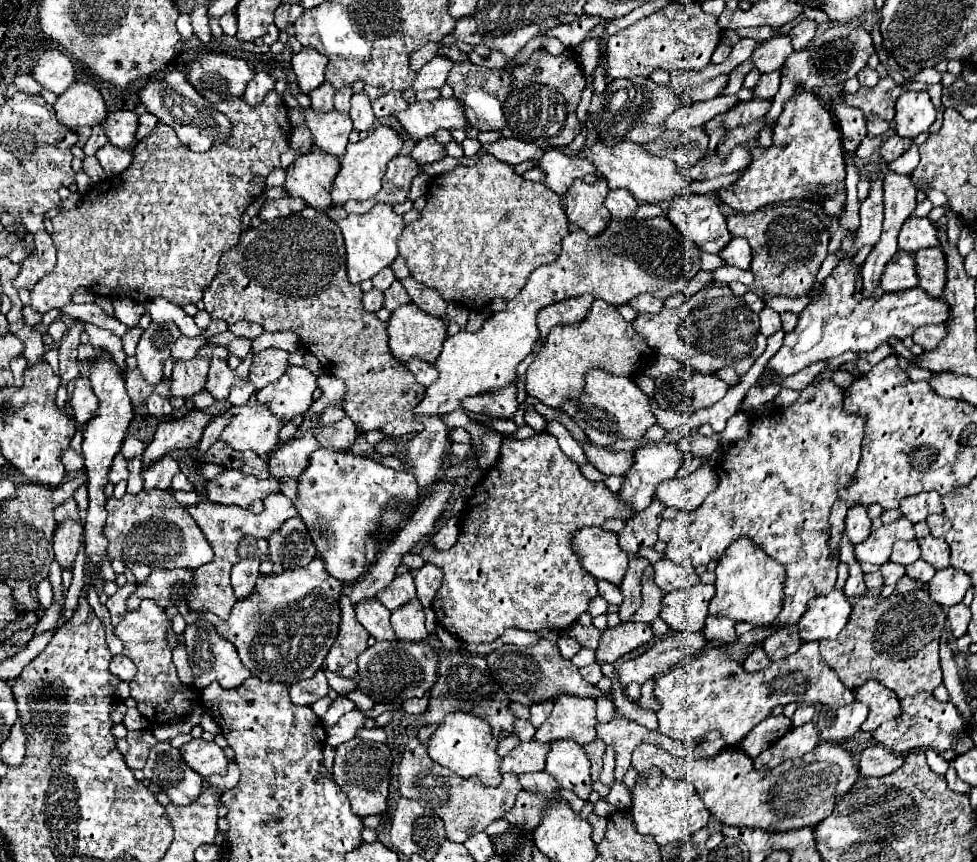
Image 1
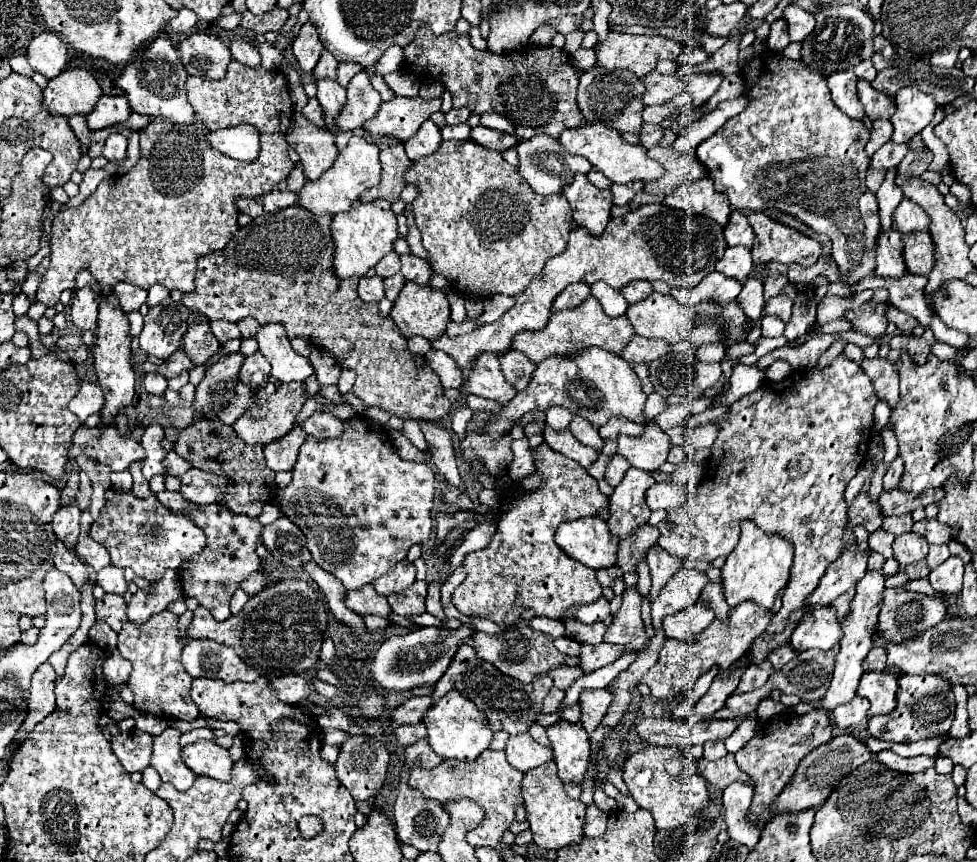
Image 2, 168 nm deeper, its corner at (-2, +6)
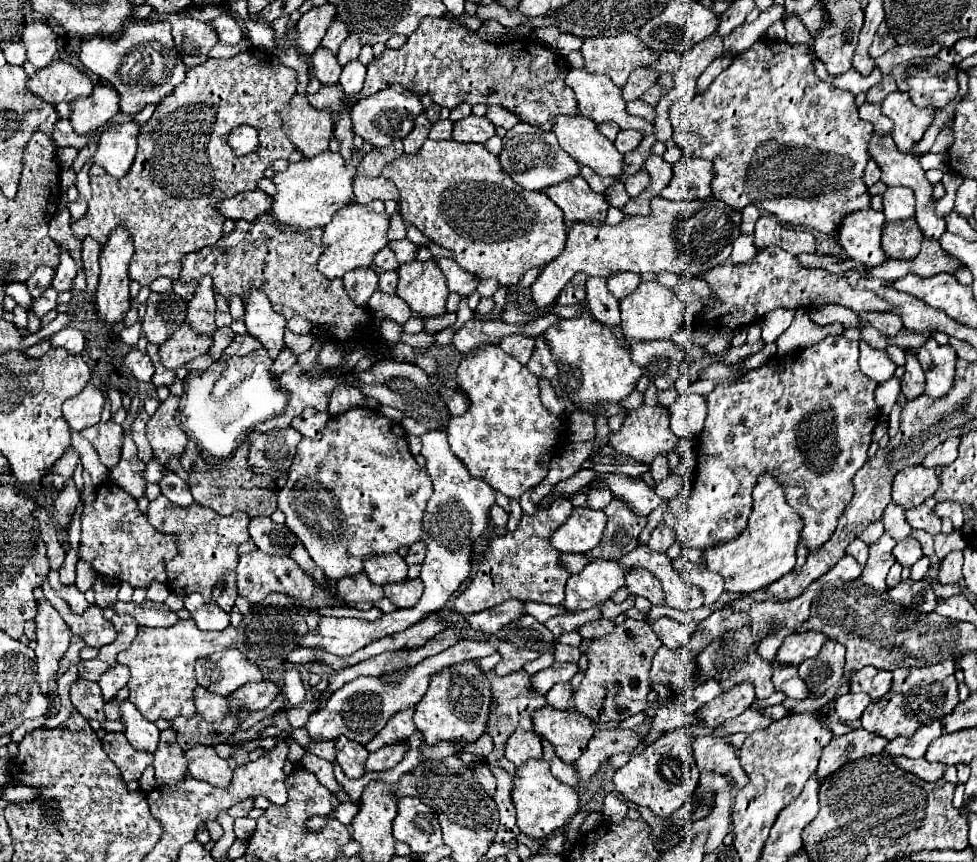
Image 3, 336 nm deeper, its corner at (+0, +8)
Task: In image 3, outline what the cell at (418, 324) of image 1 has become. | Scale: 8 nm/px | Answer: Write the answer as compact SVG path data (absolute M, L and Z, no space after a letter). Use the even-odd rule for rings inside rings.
M434 258L420 262L412 260L398 268L398 290L396 294L406 300L410 310L420 318L446 314L448 286L442 270Z

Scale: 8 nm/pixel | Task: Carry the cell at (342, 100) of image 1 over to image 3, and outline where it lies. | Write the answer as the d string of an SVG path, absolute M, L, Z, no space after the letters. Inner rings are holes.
M350 34L350 36L342 42L342 46L340 46L340 50L338 50L340 66L344 66L344 64L350 62L350 60L356 60L358 54L360 54L360 48L362 48L360 38L356 38L356 34Z

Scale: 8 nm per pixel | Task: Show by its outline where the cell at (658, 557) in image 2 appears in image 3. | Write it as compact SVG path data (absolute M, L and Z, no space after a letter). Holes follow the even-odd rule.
M660 522L660 524L656 526L656 530L652 532L652 538L650 538L648 546L650 546L652 550L662 550L662 552L666 552L666 550L670 548L670 544L674 542L674 538L676 538L676 532L674 532L672 528L668 528L664 522Z

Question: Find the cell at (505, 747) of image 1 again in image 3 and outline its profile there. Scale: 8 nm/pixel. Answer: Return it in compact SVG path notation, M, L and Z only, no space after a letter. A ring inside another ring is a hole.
M482 734L476 742L472 742L472 744L466 744L464 748L462 748L462 752L470 752L470 754L474 754L474 756L480 756L480 758L486 758L490 752L492 752L492 748L494 748L494 742L492 742L492 738L488 736L488 734Z

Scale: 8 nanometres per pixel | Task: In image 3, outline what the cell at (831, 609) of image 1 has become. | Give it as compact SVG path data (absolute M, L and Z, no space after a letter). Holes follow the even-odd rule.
M790 634L784 638L776 654L776 662L782 666L798 666L804 660L814 658L826 642L828 638L824 634Z

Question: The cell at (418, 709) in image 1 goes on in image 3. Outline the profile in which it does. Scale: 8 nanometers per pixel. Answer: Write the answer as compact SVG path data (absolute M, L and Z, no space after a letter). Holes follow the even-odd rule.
M414 706L394 714L388 720L388 724L366 744L366 750L374 752L374 750L378 750L382 746L388 746L392 742L406 742L416 730L416 726L412 722L412 716L414 716Z

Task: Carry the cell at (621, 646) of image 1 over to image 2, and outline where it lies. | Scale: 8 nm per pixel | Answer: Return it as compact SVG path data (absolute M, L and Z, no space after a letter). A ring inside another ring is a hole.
M600 642L596 646L584 644L582 652L580 652L580 666L586 672L592 672L592 670L598 670L598 668L618 660L622 652L624 652L624 648L618 648L616 644L606 644L606 642Z

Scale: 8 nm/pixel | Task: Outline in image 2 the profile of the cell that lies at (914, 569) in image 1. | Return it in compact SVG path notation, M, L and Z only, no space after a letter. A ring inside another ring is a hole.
M930 544L930 550L928 550L928 556L926 556L926 562L928 562L928 568L934 570L938 568L946 558L950 556L948 552L948 546L938 546L938 544Z

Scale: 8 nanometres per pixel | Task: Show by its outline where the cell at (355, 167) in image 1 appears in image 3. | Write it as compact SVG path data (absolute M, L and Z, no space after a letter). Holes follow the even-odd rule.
M356 148L348 166L344 164L340 154L322 152L318 156L304 158L298 164L290 164L284 172L274 172L272 182L276 186L276 194L272 196L272 206L268 214L272 214L280 224L296 228L326 226L332 220L332 216L352 198L352 178L360 160L362 152Z

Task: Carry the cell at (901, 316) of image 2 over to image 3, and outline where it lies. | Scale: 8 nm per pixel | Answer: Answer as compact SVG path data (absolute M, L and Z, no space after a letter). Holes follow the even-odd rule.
M860 312L858 314L860 320L860 328L864 328L866 324L870 324L872 328L876 328L878 332L882 332L884 336L896 336L902 332L904 324L900 320L900 316L896 314L880 314L880 312Z

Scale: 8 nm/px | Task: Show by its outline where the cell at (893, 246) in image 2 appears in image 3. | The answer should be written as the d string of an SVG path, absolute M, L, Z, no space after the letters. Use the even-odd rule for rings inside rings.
M856 210L840 222L838 242L846 254L866 266L880 266L884 252L880 246L880 234L884 228L884 214L876 210Z

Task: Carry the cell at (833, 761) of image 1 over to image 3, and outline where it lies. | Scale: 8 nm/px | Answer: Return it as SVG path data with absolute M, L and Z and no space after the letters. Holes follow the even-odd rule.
M864 728L852 730L844 736L834 736L832 742L822 752L816 774L820 780L824 780L826 776L830 776L834 770L844 766L846 762L858 760L862 756L870 756L870 754L882 754L886 744L888 740L884 736L872 734Z

